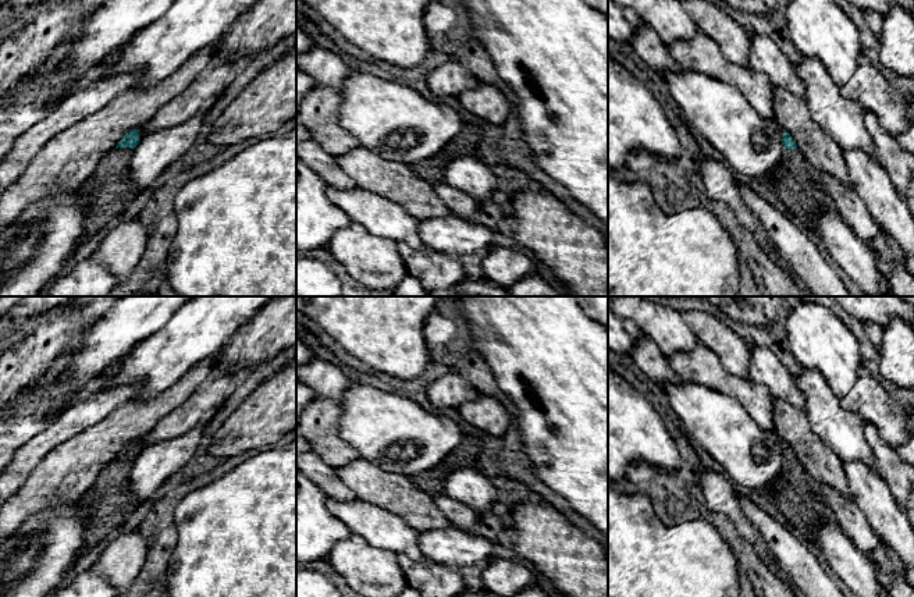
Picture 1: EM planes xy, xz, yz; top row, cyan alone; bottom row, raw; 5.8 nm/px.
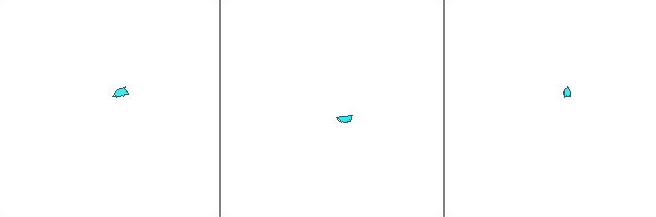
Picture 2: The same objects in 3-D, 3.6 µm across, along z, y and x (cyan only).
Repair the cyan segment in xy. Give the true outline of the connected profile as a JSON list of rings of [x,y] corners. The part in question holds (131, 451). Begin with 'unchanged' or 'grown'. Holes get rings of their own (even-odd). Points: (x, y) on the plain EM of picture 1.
grown | [[[131,441],[117,455],[115,461],[102,469],[95,486],[86,494],[83,546],[78,552],[110,539],[124,525],[136,507],[131,488],[131,470],[139,455],[139,441]]]

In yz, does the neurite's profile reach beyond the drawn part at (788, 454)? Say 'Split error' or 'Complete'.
Split error

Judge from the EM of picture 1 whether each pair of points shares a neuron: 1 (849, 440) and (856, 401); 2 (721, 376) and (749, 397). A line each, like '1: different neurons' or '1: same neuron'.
1: different neurons
2: same neuron

